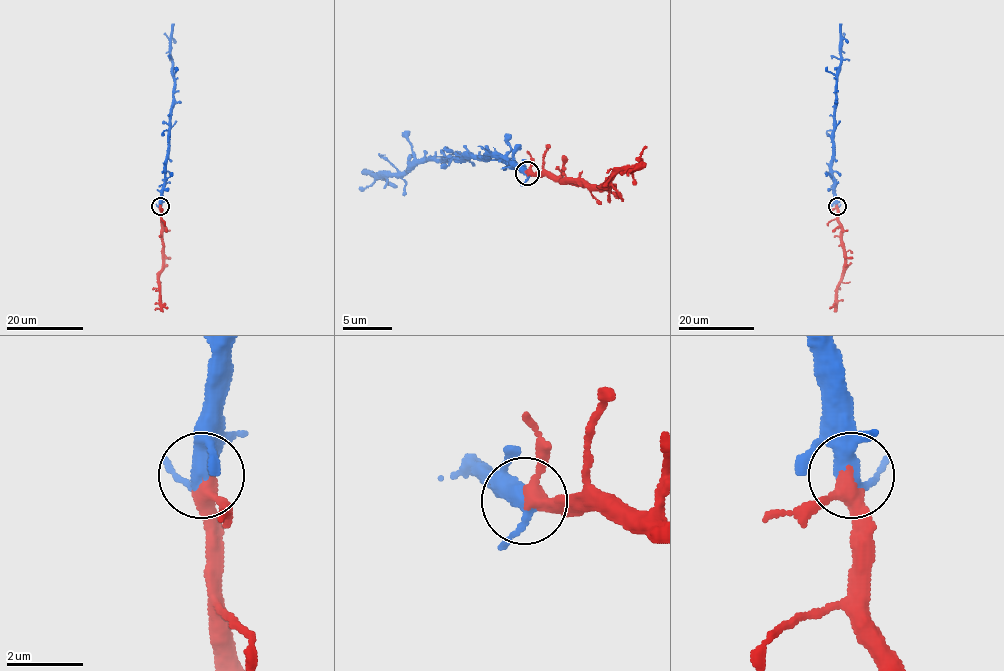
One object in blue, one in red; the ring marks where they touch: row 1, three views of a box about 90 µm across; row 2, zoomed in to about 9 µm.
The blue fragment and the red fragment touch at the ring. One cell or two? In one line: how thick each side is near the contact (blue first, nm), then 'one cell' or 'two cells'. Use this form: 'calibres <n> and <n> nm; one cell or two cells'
calibres 440 and 320 nm; one cell

